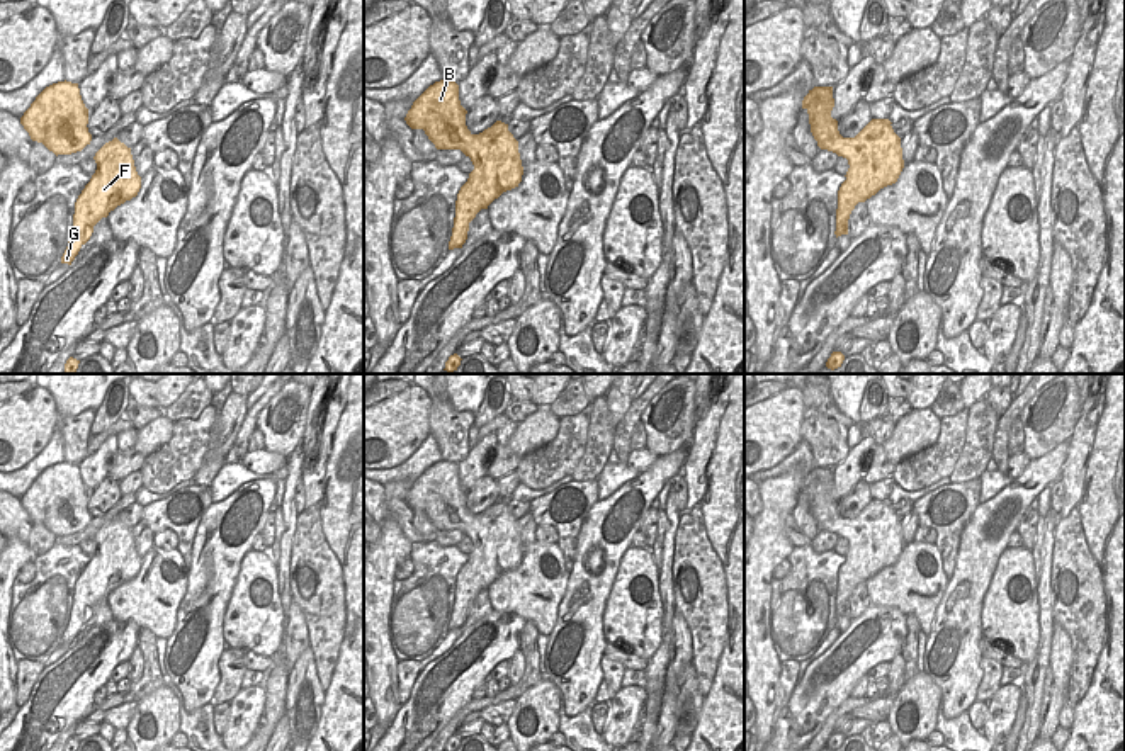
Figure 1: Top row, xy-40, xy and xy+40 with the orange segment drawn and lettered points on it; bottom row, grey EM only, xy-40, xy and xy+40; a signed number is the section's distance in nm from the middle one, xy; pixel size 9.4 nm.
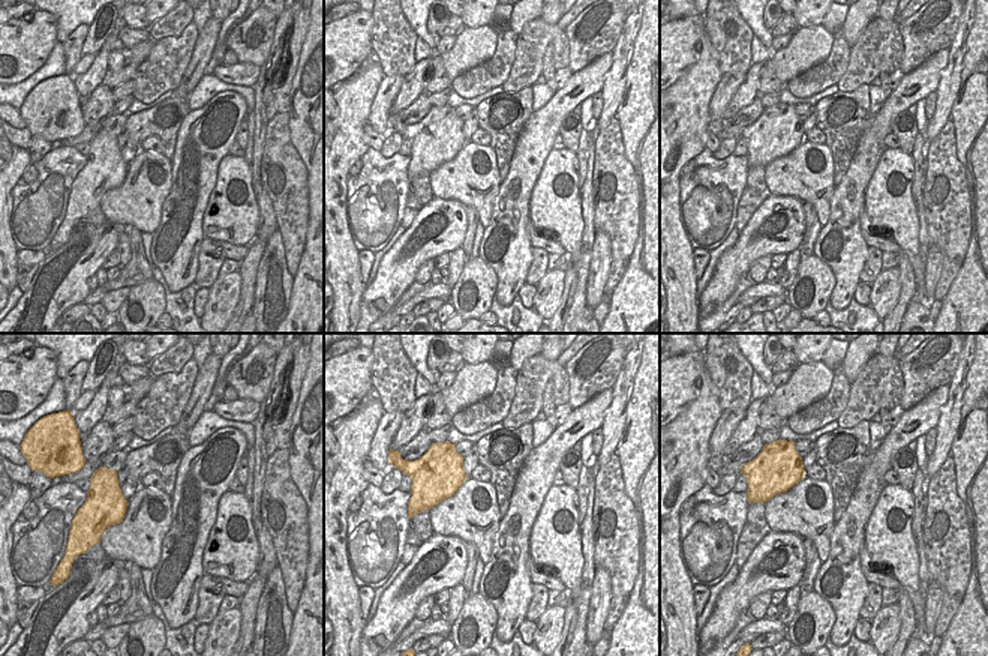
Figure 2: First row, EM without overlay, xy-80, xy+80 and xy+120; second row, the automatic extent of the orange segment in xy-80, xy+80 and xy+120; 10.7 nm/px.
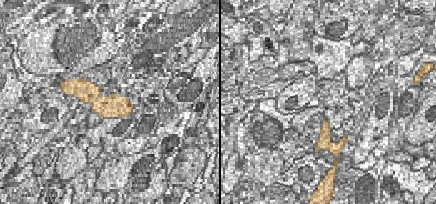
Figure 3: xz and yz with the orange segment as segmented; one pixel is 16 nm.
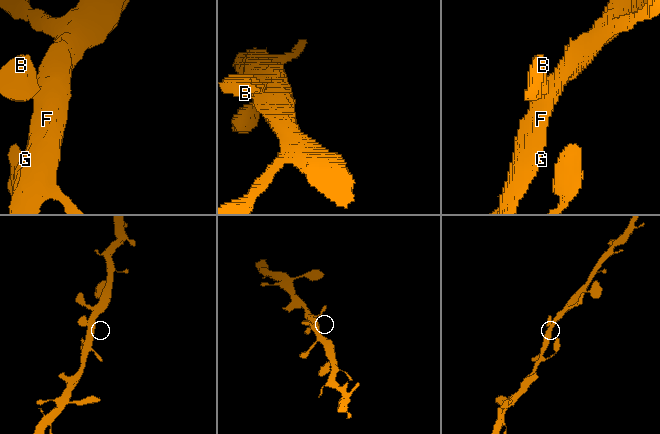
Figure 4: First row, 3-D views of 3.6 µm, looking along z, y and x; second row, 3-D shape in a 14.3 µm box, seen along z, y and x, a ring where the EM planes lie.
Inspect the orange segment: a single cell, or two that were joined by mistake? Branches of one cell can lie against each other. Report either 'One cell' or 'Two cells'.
One cell.

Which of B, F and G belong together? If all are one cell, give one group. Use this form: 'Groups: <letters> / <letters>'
Groups: B F G.

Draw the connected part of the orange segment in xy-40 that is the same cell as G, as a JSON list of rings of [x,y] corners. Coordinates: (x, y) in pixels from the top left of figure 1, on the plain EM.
[[[117,518],[105,523],[93,540],[97,551],[75,583],[71,615],[61,644],[71,646],[90,620],[93,607],[117,586],[136,578],[141,569],[131,528]]]

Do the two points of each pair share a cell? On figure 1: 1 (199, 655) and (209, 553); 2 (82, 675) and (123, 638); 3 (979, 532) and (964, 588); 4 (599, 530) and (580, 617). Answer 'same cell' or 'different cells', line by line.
1: same cell
2: same cell
3: same cell
4: same cell

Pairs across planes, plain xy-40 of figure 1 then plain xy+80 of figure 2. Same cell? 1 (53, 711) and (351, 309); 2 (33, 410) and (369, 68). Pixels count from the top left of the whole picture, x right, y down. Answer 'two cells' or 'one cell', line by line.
1: two cells
2: two cells

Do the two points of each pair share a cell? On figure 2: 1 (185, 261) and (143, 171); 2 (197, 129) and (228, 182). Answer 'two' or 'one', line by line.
1: two
2: two

